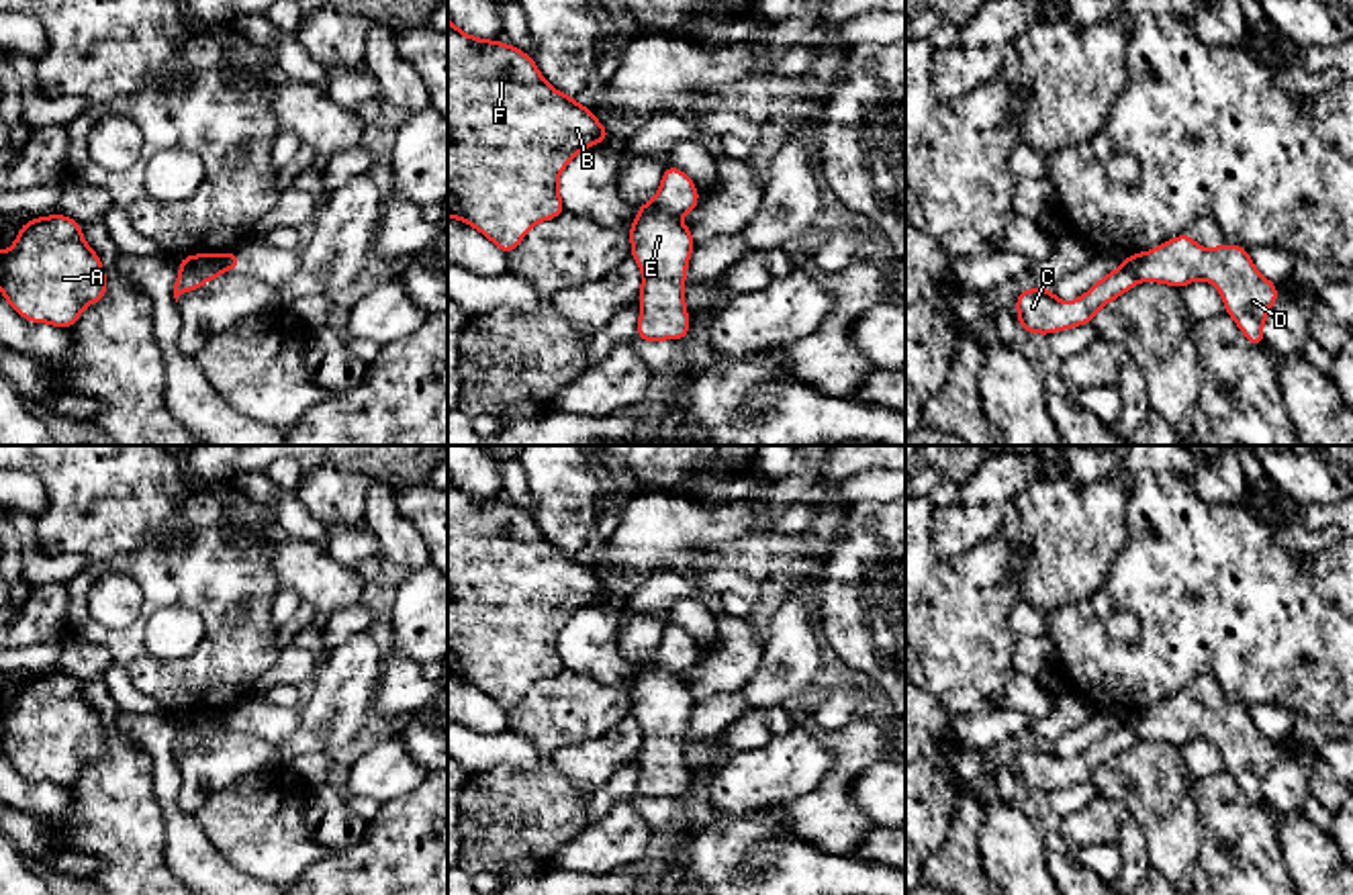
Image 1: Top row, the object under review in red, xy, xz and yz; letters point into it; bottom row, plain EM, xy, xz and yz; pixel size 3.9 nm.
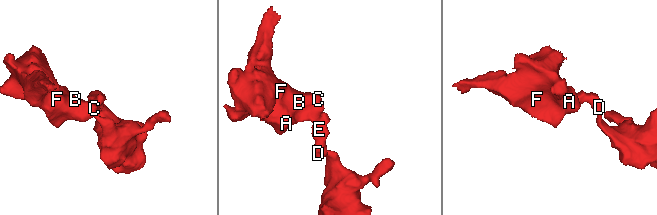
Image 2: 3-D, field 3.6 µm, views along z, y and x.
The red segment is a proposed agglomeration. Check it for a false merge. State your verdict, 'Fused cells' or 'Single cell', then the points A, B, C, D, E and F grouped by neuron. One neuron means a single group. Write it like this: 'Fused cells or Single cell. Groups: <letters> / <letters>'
Fused cells. Groups: A B C F / D E

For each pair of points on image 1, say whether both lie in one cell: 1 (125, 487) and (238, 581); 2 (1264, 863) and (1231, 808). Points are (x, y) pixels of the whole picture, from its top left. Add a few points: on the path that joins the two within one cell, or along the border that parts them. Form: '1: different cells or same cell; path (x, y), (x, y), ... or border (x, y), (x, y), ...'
1: different cells; border (195, 485), (178, 532), (133, 552)
2: same cell; path (1249, 849), (1233, 832), (1231, 822)

